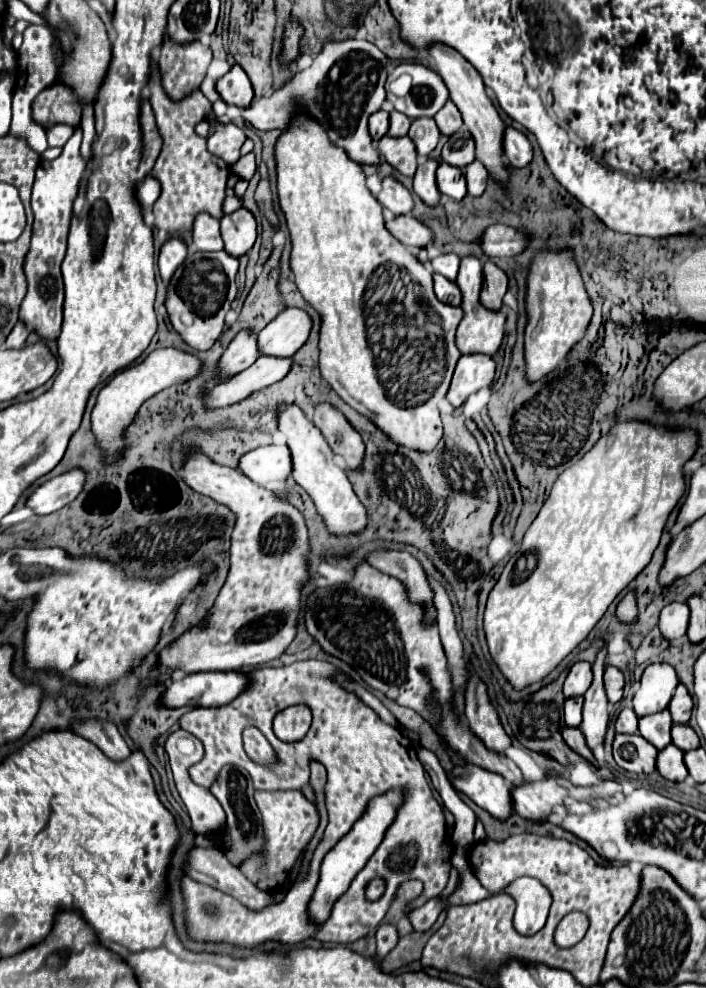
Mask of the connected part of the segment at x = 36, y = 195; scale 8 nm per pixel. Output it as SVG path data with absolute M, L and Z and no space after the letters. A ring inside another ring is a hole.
M54 124L46 130L50 146L63 146L61 155L44 164L48 172L36 172L36 180L32 186L32 212L34 212L34 228L32 228L32 244L24 258L24 272L28 280L28 292L20 304L20 320L38 334L48 346L60 332L62 324L62 302L64 302L64 282L60 264L66 254L68 228L72 220L72 204L80 190L80 180L86 169L86 161L80 156L82 130L68 124Z

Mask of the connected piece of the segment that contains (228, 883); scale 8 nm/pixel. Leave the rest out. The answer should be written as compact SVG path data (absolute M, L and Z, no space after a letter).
M194 848L190 852L190 862L186 866L186 872L192 880L218 888L234 896L252 910L260 910L274 902L268 892L260 890L246 876L242 876L242 872L234 868L220 850Z

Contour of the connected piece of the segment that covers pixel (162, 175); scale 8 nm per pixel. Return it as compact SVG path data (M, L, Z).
M152 60L152 72L150 72L148 88L150 88L150 104L152 104L152 110L154 110L154 116L156 116L156 126L158 126L160 138L162 138L162 150L160 150L160 154L156 158L156 164L154 164L152 172L150 172L150 176L156 178L160 182L160 186L162 186L160 198L156 200L154 210L152 210L154 212L154 228L166 230L172 236L176 236L176 234L182 234L182 232L190 232L192 222L200 212L208 212L216 220L220 220L224 216L222 204L224 204L224 198L226 198L226 180L230 176L230 166L224 164L224 160L220 160L218 156L212 156L206 150L206 140L200 138L196 134L196 130L194 130L194 126L198 122L202 122L204 118L208 118L208 114L212 112L212 104L200 92L200 88L194 88L188 96L184 96L184 100L172 100L164 92L164 86L160 84L160 68L156 68L154 60Z

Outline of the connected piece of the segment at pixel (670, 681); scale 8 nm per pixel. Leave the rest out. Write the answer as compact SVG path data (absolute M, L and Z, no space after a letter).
M650 664L640 680L640 688L634 694L634 712L638 718L662 712L678 686L676 670L670 664Z

